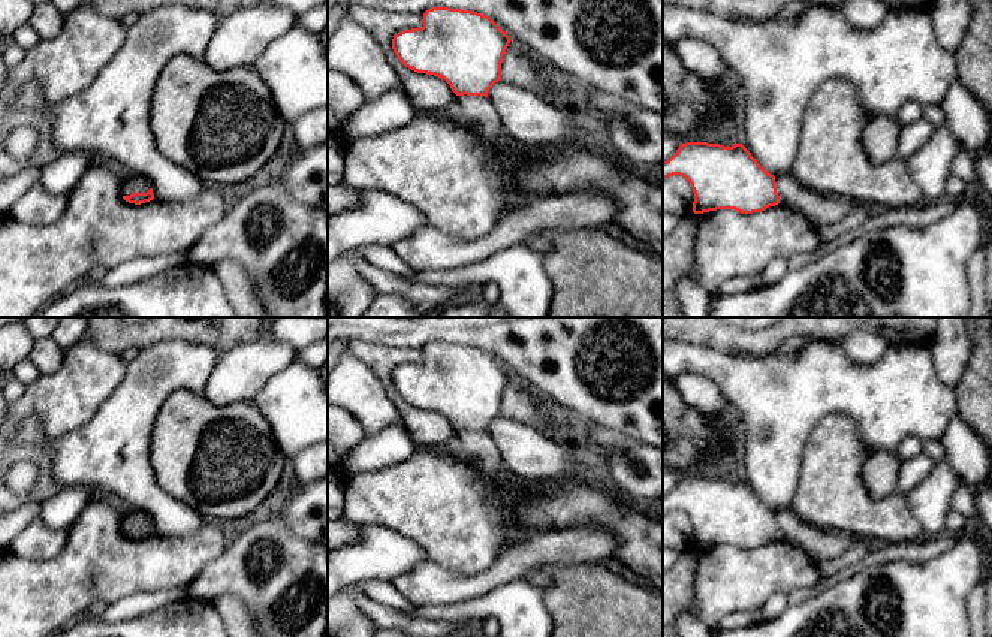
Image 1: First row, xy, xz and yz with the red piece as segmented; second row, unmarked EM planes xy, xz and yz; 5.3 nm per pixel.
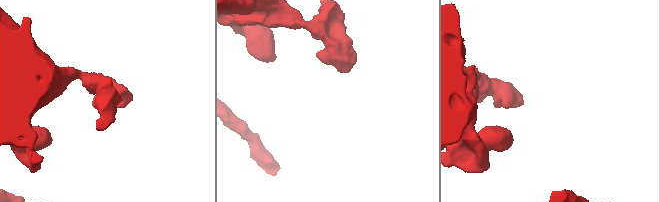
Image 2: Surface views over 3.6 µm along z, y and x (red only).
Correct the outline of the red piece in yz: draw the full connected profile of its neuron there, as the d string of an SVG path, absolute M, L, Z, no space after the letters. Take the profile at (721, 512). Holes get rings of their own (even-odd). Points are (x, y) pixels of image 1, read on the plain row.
M681 478L663 498L663 516L673 510L691 519L694 549L717 544L753 549L780 538L775 511L742 478Z

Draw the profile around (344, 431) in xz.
M328 401L328 471L334 471L338 456L365 437L364 428L349 411Z

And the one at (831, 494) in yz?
M826 416L805 444L790 508L817 528L845 532L878 546L925 538L905 495L896 492L881 499L868 495L862 480L868 456L868 447L850 417Z

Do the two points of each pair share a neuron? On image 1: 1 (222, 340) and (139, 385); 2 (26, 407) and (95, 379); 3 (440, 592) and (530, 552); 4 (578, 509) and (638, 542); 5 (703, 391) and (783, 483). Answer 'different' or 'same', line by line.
1: different
2: same
3: same
4: same
5: different

